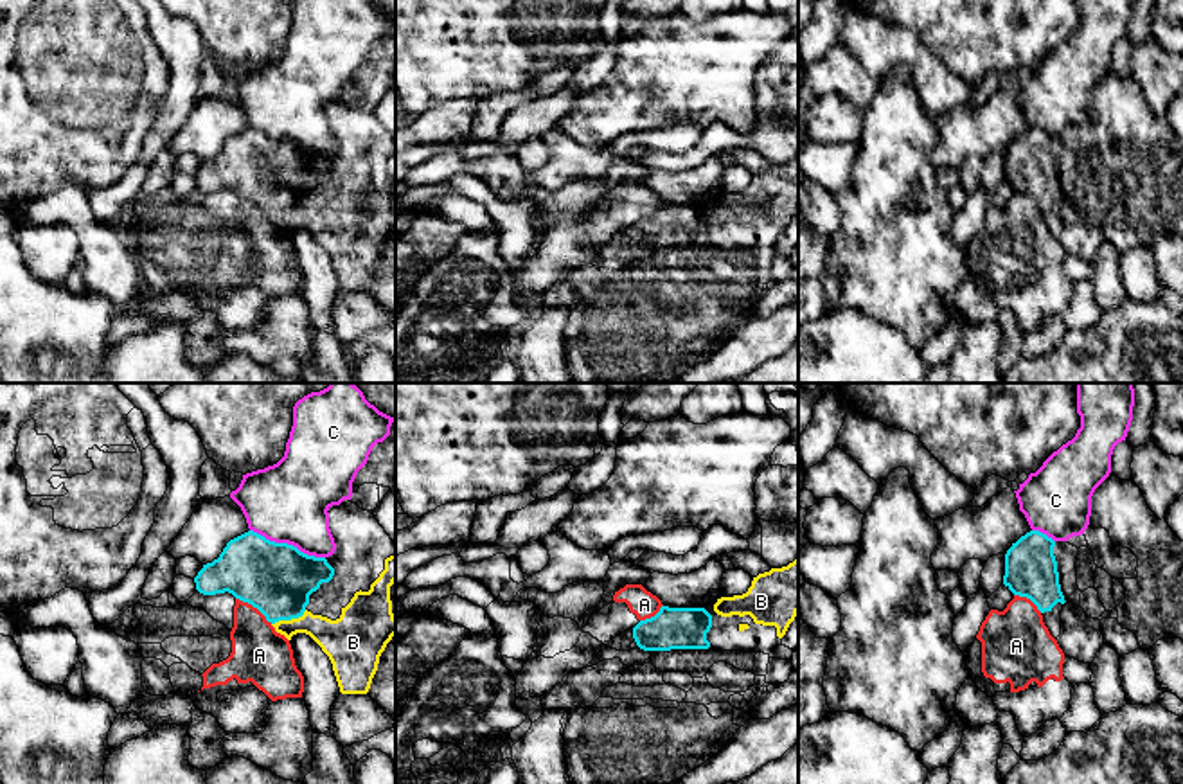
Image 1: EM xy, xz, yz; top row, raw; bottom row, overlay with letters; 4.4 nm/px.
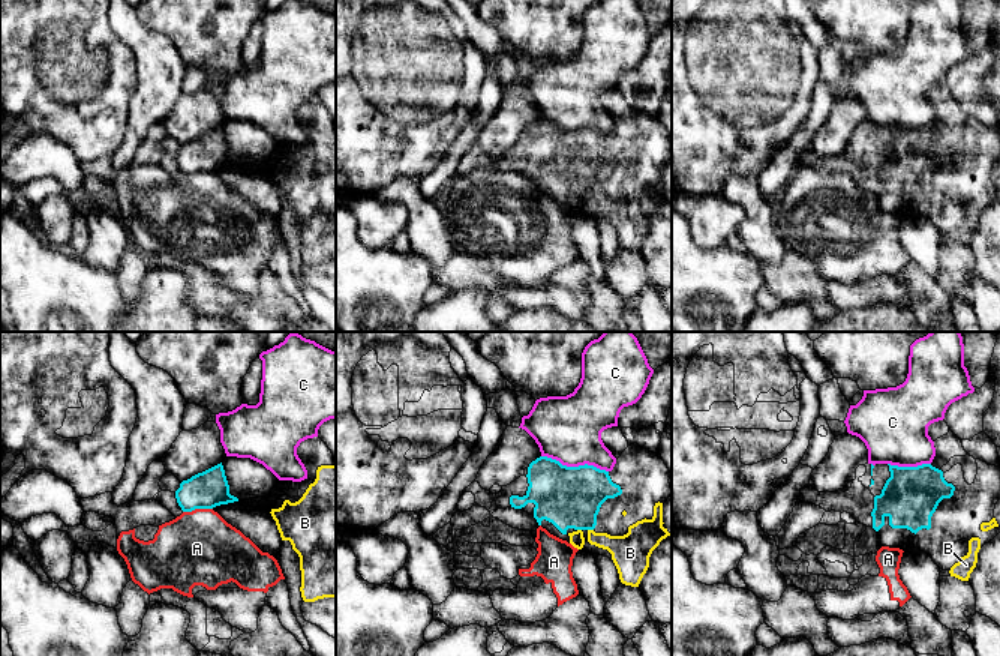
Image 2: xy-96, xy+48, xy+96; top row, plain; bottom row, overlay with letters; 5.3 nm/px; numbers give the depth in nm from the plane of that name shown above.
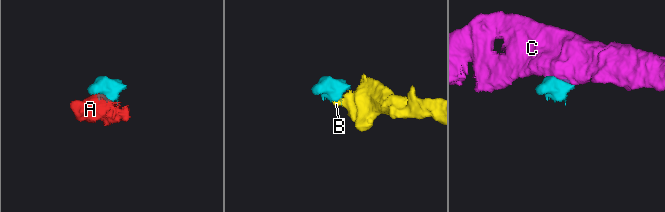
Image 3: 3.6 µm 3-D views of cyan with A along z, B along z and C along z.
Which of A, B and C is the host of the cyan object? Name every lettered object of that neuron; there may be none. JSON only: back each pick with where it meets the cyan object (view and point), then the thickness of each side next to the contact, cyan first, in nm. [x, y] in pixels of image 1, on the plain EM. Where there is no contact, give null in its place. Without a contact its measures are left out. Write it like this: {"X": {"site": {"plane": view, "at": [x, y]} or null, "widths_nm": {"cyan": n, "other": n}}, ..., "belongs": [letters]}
{"B": {"site": {"plane": "xy", "at": [288, 216]}, "widths_nm": {"cyan": 320, "other": 180}}, "belongs": ["B"]}

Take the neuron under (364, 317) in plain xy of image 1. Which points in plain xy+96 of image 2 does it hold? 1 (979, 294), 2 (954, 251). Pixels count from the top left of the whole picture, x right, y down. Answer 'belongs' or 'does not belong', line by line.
1: does not belong
2: belongs

